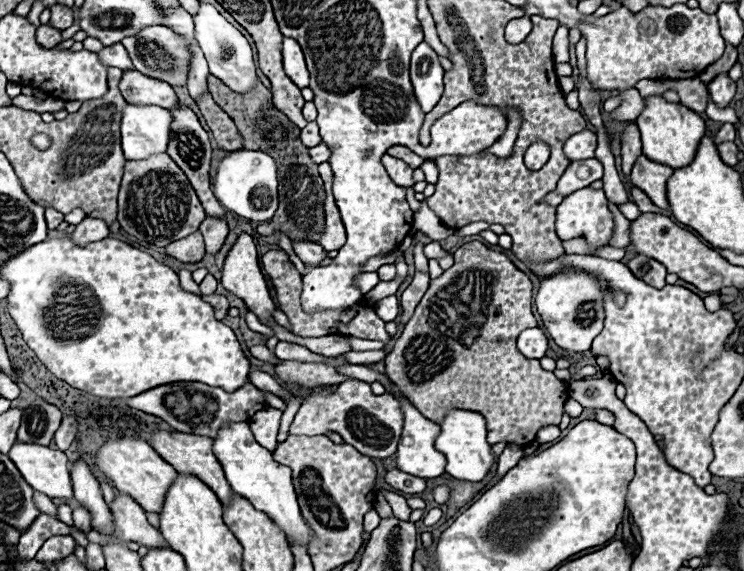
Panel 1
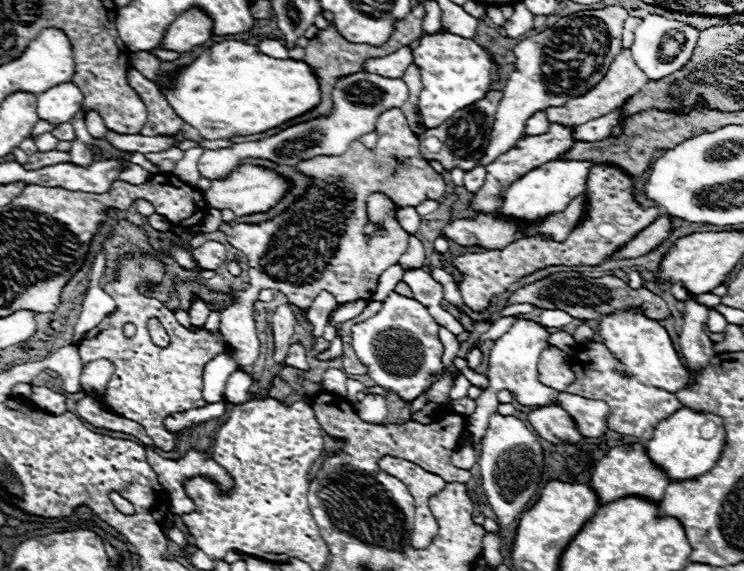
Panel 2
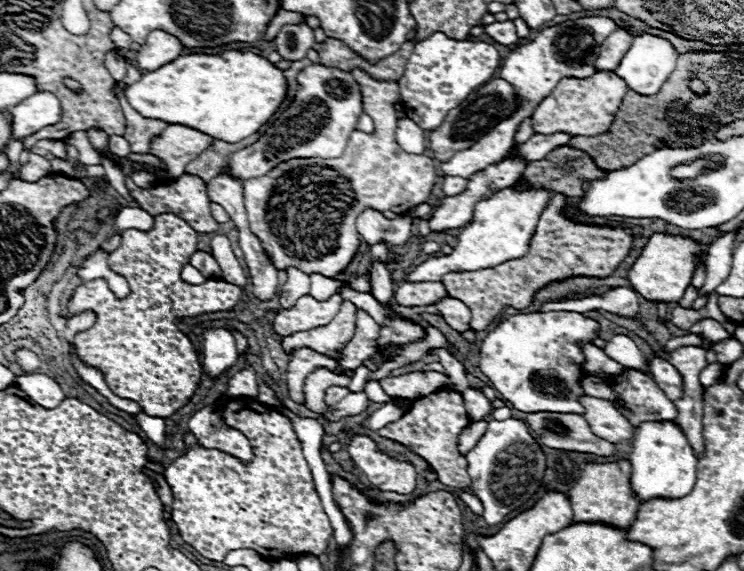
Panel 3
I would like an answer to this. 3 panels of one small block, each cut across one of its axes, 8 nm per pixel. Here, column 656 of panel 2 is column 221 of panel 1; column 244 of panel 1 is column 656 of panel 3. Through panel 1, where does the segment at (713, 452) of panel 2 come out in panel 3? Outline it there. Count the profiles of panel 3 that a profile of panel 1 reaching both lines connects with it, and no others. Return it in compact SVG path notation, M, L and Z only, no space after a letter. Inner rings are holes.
M642 422L636 428L634 446L628 456L632 474L630 474L630 486L632 492L644 502L650 498L682 498L686 496L694 482L696 482L696 466L698 458L694 456L692 448L688 446L686 436L680 432L678 426L672 422ZM644 480L644 484L640 484Z

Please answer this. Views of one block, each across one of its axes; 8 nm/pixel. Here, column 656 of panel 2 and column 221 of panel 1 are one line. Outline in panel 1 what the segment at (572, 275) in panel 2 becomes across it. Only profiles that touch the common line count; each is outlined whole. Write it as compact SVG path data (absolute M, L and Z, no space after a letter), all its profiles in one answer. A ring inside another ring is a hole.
M210 294L210 296L202 296L202 300L204 302L208 302L208 304L212 304L212 308L214 308L214 316L218 318L218 320L222 320L226 314L228 314L228 300L224 298L224 296L218 296L218 294Z

